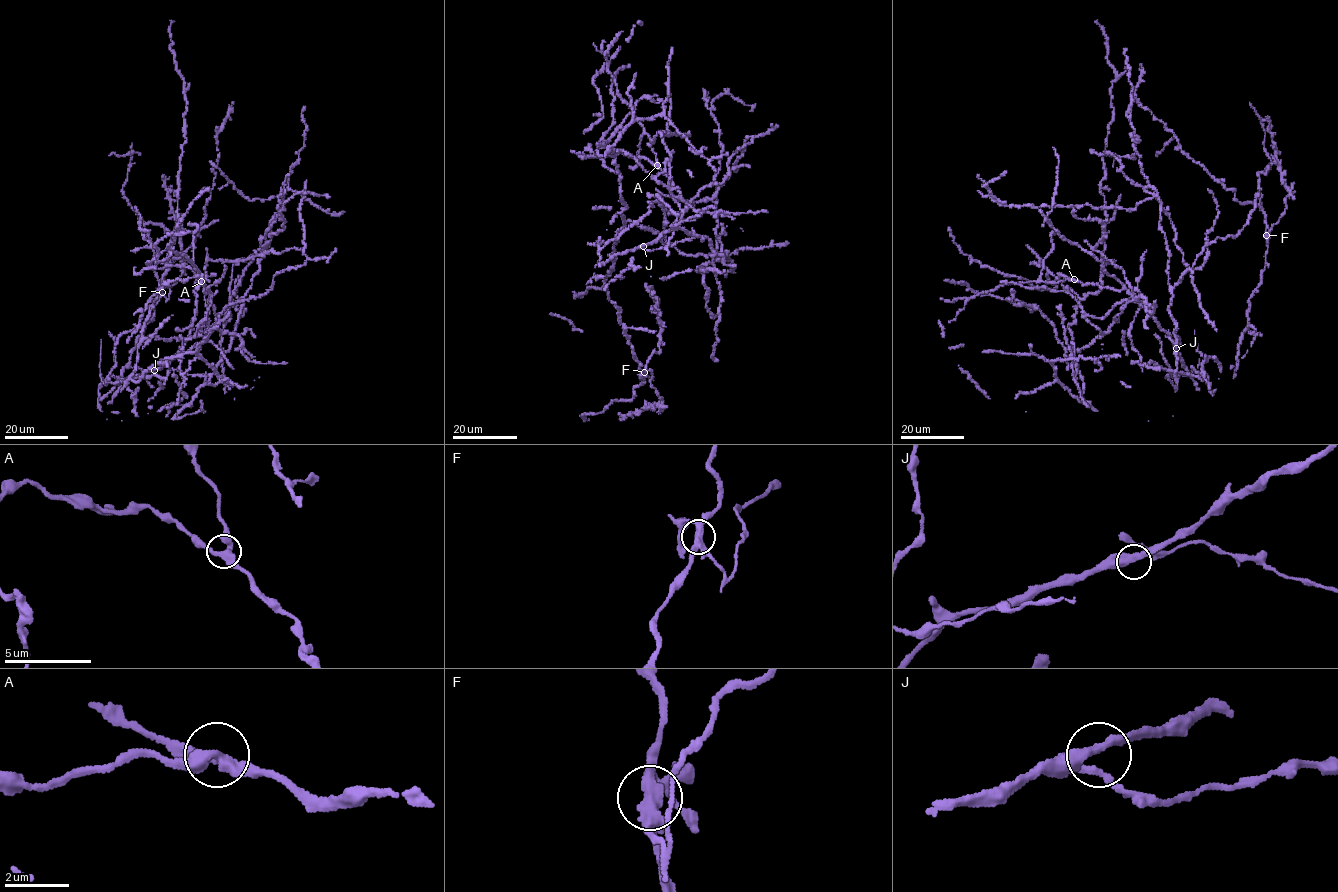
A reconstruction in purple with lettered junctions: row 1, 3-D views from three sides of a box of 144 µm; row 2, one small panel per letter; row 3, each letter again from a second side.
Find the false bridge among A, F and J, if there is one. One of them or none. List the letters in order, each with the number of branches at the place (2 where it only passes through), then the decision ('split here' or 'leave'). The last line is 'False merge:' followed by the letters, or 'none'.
A: 4 branches meet; leave
F: 4 branches meet; split here
J: 4 branches meet; leave
False merge: F

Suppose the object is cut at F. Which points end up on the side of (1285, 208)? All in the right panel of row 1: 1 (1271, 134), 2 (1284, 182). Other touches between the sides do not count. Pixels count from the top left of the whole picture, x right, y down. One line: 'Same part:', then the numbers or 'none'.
Same part: 1, 2

